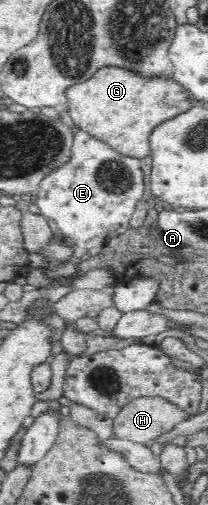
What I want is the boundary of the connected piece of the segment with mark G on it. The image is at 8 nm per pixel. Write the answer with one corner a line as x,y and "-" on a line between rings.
112,66
99,67
91,76
66,86
63,92
74,130
84,131
121,155
138,159
150,155
150,131
191,106
187,91
171,77
148,79

